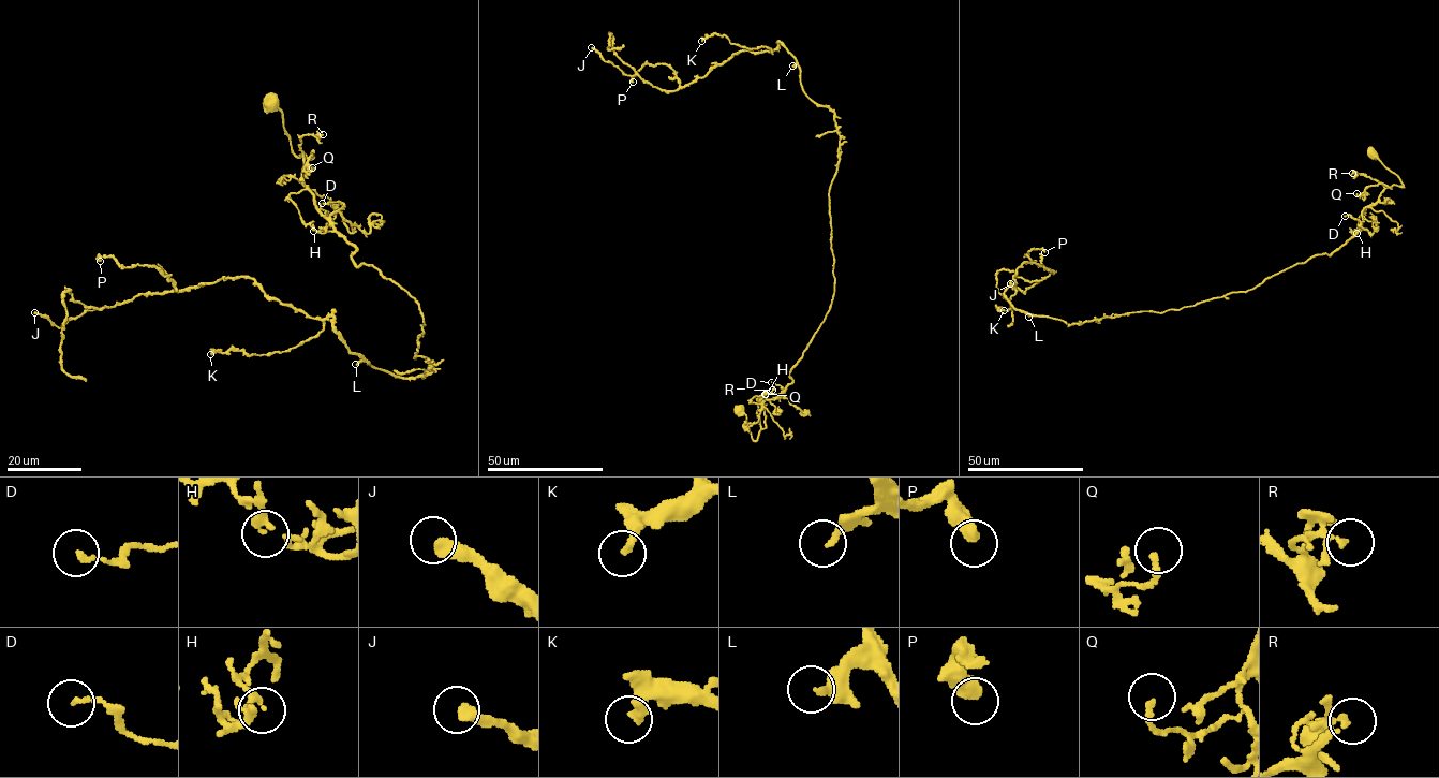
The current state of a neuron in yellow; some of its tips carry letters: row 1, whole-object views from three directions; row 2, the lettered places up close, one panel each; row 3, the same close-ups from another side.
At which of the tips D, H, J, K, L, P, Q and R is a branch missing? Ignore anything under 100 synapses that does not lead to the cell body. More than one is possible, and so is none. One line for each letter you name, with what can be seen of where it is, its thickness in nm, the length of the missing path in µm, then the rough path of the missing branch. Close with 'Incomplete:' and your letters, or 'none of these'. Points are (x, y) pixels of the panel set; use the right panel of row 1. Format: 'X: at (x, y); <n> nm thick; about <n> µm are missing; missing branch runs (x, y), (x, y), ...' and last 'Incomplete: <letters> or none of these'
Incomplete: none of these

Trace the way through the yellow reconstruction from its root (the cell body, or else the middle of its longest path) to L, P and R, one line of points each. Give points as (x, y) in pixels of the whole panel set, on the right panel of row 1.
L: (1370, 153), (1403, 187), (1386, 187), (1363, 209), (1361, 228), (1330, 255), (1178, 309), (1071, 324), (1028, 317)
P: (1370, 153), (1403, 187), (1246, 291), (1068, 324), (1005, 295), (1044, 252)
R: (1370, 153), (1397, 176), (1403, 187), (1385, 188), (1370, 177), (1352, 173)

